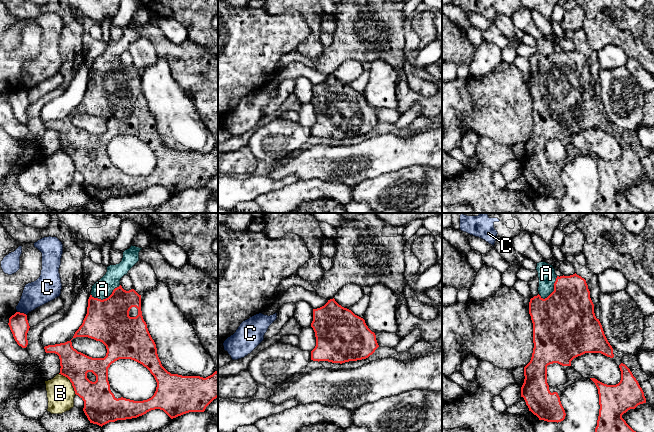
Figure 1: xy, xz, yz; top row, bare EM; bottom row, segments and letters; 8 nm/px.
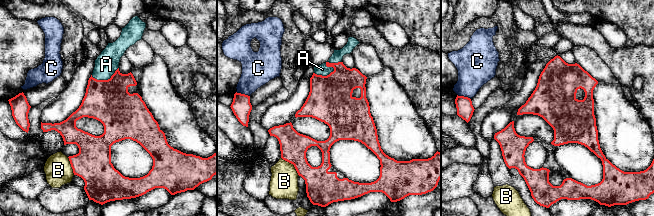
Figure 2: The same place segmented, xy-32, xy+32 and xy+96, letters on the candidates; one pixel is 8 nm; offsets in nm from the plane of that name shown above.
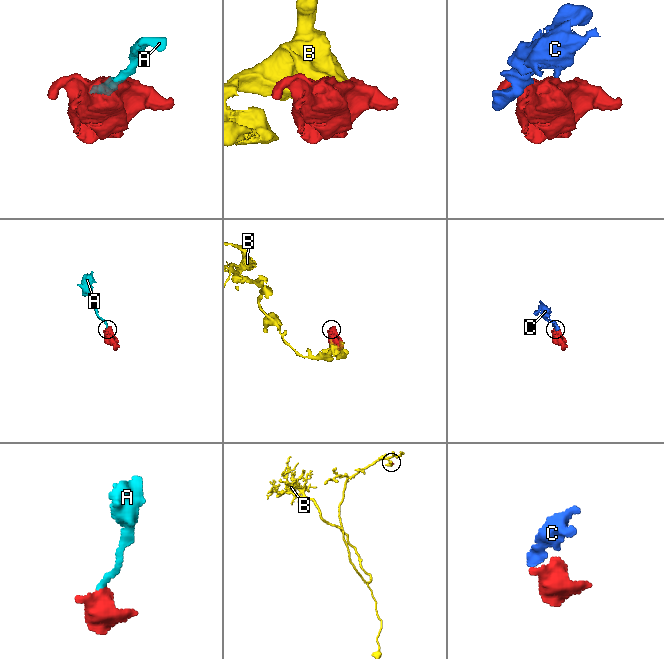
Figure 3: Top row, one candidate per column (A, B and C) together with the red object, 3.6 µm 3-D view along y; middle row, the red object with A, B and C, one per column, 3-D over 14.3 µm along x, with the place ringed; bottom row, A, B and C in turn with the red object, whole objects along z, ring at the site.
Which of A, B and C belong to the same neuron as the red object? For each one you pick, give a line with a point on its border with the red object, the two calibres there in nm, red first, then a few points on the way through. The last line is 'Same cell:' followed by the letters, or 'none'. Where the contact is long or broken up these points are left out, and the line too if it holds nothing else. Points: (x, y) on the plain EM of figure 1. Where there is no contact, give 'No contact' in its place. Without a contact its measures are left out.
A: Touches red at xy (106, 74). Thickness 340 nm (red) against 150 nm. Path across: xy (108, 97), (106, 74), (106, 69), (102, 65)
Same cell: A

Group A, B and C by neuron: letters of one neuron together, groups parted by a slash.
A / B / C

